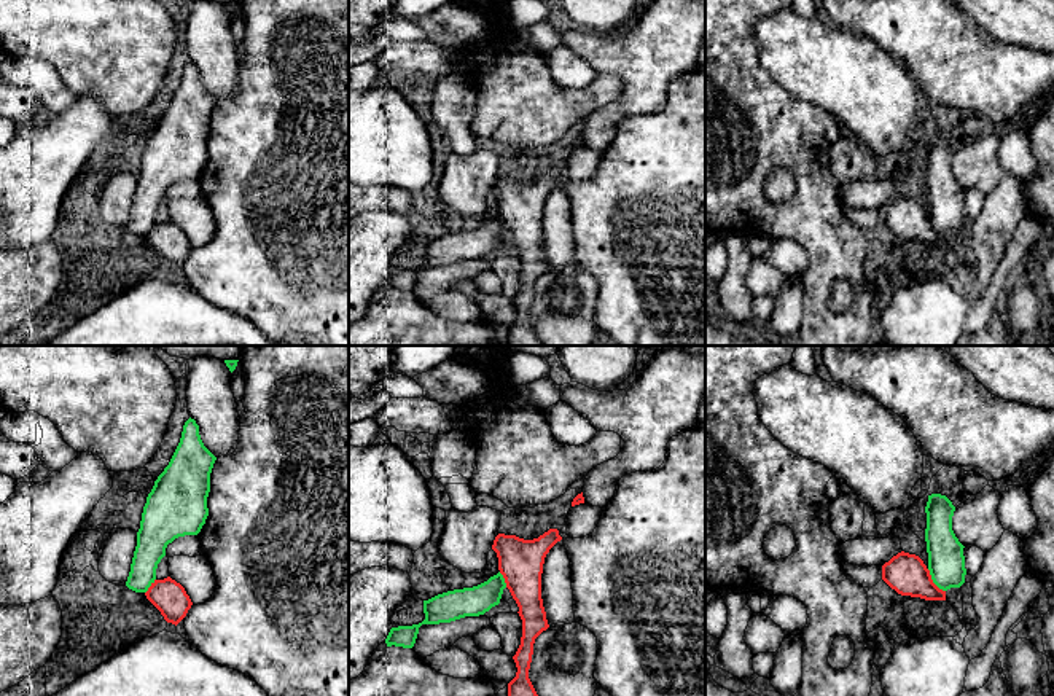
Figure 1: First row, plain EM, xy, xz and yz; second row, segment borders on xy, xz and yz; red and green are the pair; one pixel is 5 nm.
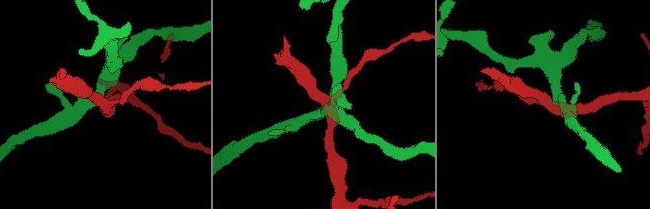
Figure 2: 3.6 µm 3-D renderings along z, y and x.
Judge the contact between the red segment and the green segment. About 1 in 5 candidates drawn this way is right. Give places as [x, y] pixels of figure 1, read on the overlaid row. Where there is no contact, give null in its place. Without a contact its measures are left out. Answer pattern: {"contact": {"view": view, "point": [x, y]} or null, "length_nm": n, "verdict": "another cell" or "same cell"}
{"contact": {"view": "yz", "point": [932, 582]}, "length_nm": 150, "verdict": "another cell"}

